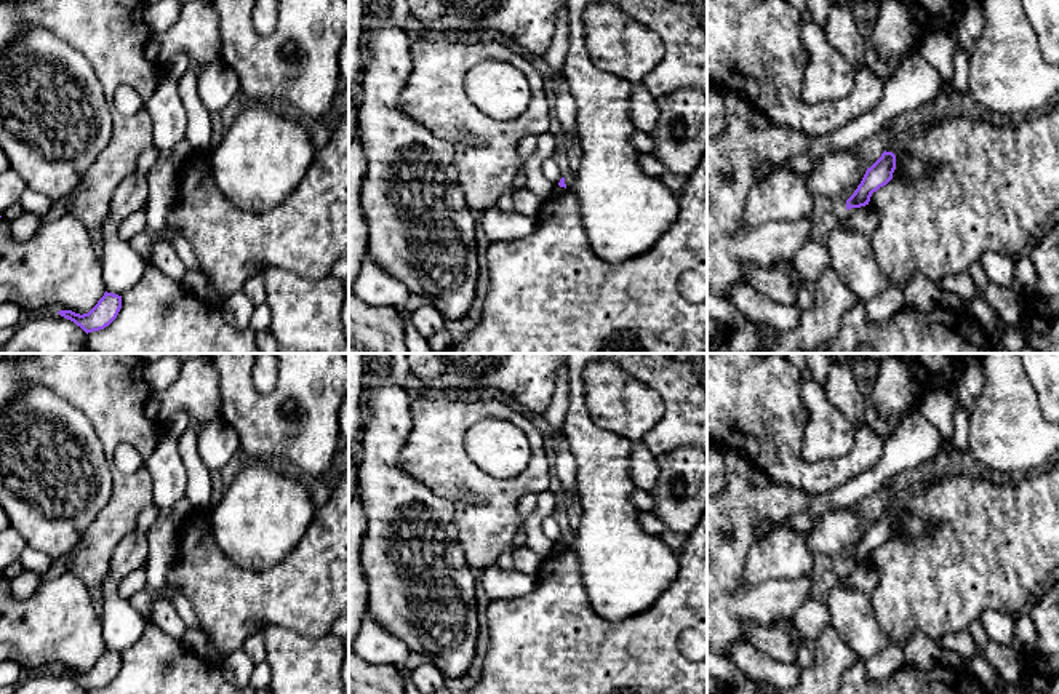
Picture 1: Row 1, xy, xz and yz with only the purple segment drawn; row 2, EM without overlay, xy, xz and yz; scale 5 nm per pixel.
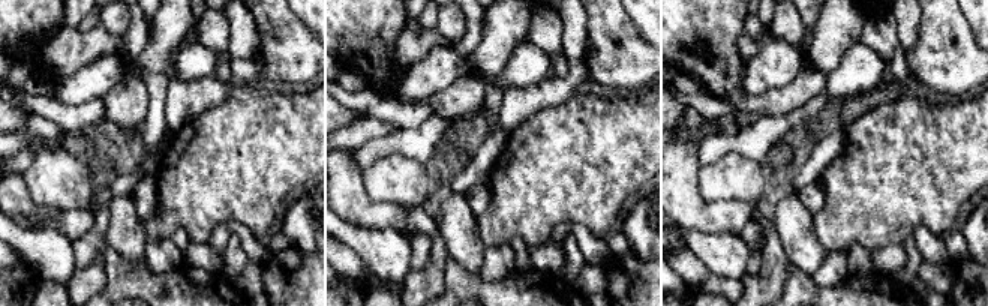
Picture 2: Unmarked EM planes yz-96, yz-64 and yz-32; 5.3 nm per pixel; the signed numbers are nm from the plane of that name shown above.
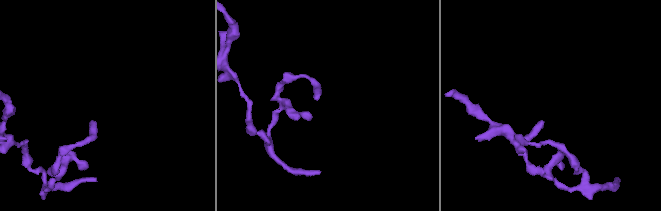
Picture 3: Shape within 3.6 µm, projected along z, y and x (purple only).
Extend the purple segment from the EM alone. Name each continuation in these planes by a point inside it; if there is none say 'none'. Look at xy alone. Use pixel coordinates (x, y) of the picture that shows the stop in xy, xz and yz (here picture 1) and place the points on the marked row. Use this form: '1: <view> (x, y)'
none

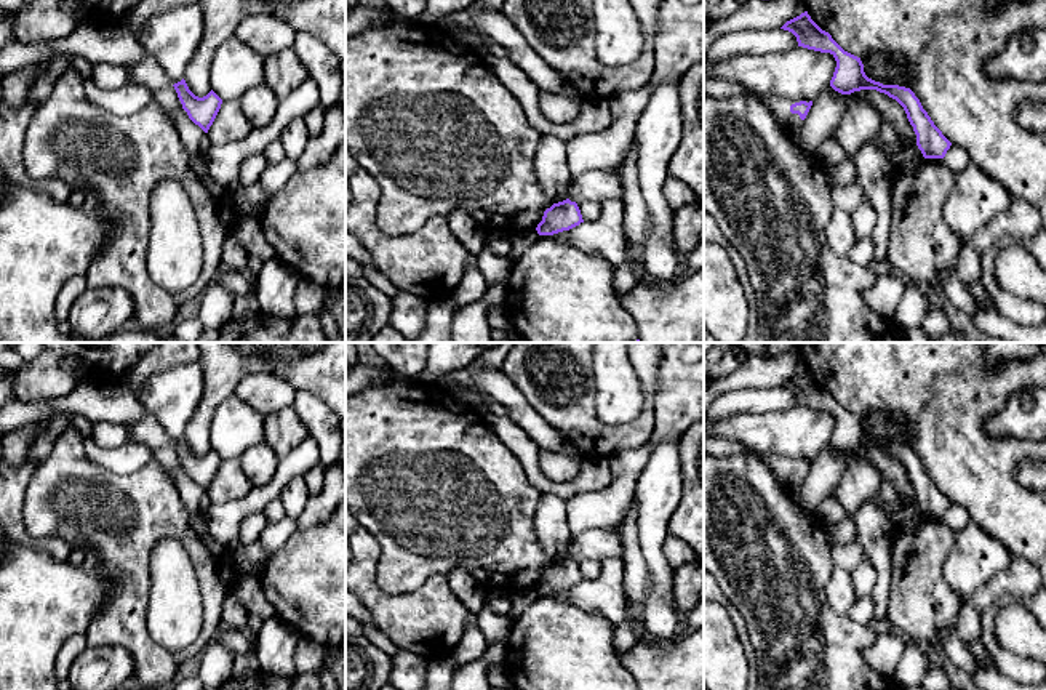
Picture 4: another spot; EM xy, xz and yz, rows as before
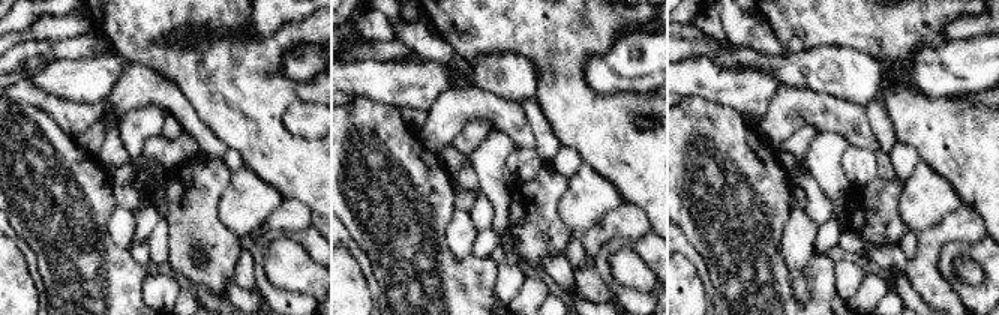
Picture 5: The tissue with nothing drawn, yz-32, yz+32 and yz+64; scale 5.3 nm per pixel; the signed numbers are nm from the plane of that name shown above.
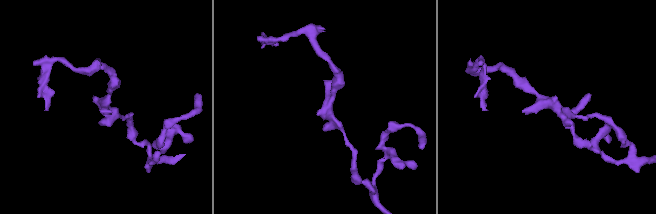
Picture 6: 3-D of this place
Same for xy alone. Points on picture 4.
none

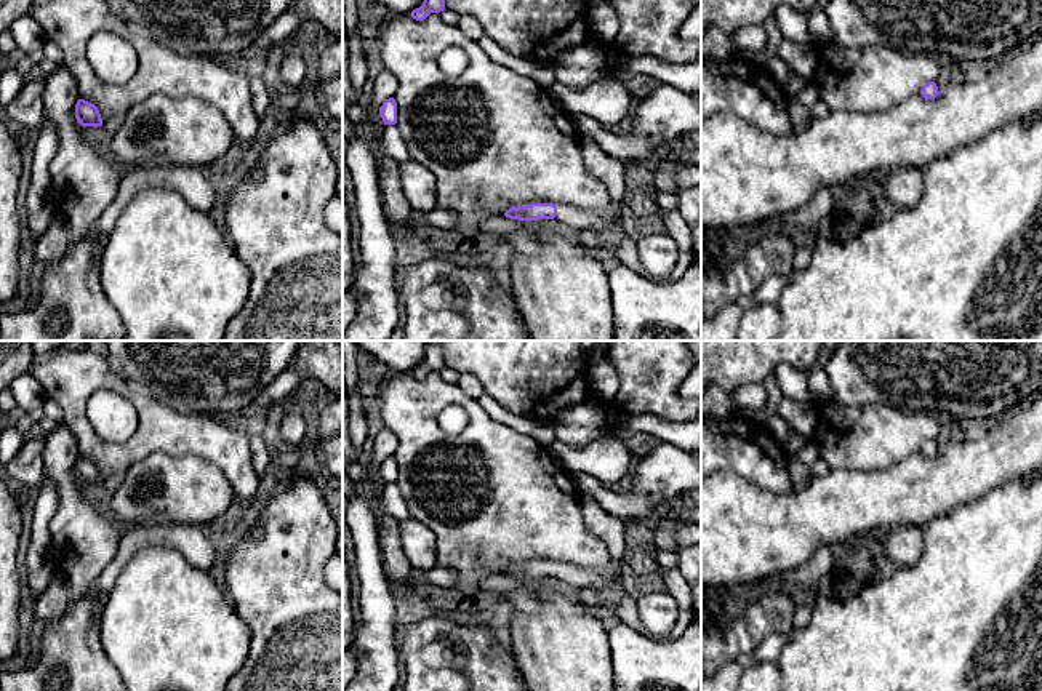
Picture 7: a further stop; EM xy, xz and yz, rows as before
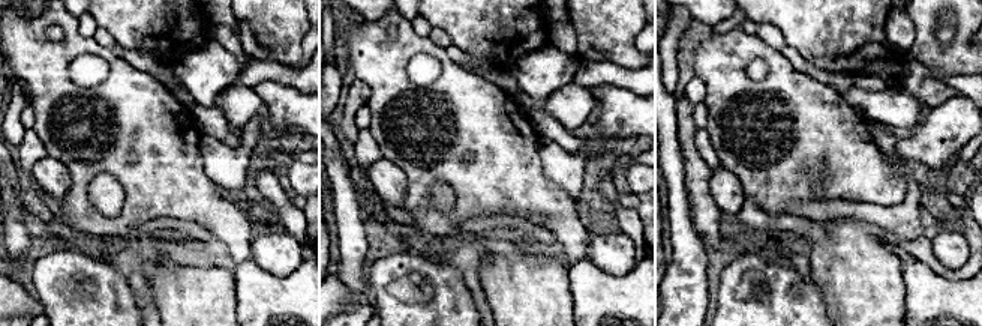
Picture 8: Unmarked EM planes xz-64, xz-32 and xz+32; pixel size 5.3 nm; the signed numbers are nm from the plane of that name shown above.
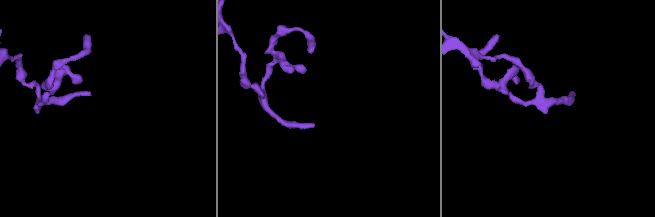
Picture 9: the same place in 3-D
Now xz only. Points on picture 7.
1: xz (612, 171)

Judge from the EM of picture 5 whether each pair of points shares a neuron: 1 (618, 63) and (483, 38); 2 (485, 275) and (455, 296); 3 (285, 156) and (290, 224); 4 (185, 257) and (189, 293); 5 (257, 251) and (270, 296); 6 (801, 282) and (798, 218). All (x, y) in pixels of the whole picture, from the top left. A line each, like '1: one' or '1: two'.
1: two
2: one
3: two
4: two
5: one
6: one

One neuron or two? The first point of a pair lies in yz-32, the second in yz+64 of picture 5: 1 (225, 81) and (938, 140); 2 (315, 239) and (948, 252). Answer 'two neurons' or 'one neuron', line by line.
1: one neuron
2: one neuron

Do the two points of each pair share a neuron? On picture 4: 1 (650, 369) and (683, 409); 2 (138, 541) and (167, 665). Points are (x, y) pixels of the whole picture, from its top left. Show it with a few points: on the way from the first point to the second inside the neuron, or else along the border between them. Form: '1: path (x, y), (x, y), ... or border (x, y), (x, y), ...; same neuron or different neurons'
1: border (662, 359), (658, 369), (653, 415); different neurons
2: path (135, 572), (136, 636); same neuron

